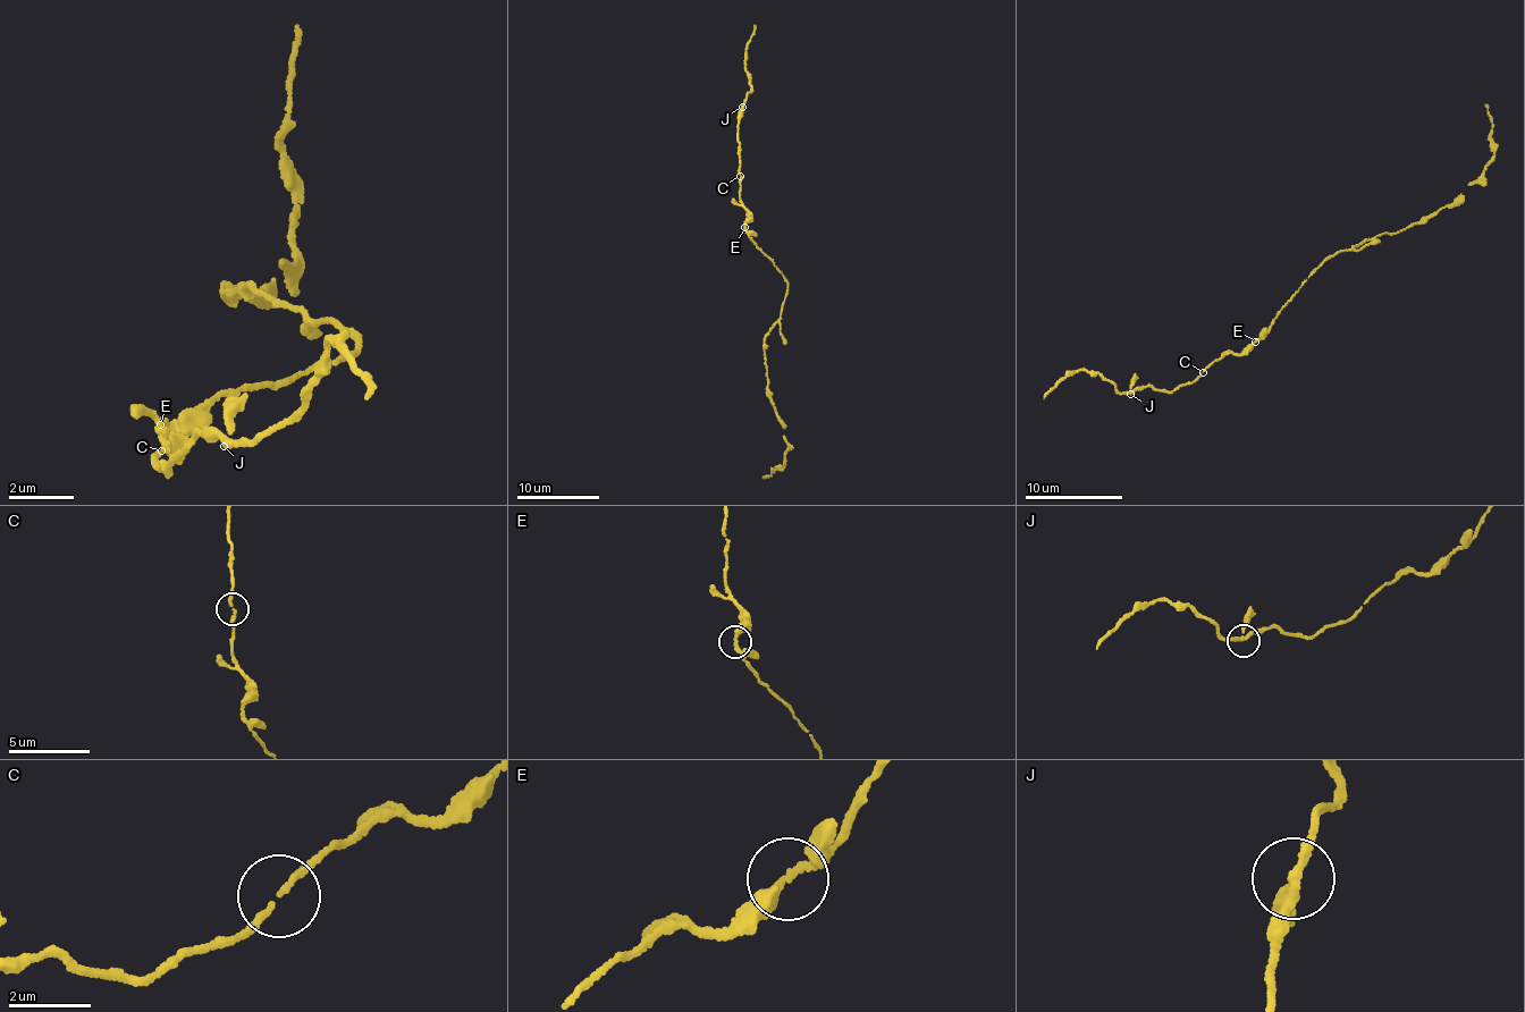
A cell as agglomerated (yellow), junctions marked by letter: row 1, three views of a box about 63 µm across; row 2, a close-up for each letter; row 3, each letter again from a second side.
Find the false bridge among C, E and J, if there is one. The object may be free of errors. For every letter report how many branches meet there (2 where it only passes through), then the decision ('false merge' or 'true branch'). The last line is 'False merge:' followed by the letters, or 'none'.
C: 2 branches meet; true branch
E: 3 branches meet; true branch
J: 3 branches meet; true branch
False merge: none

